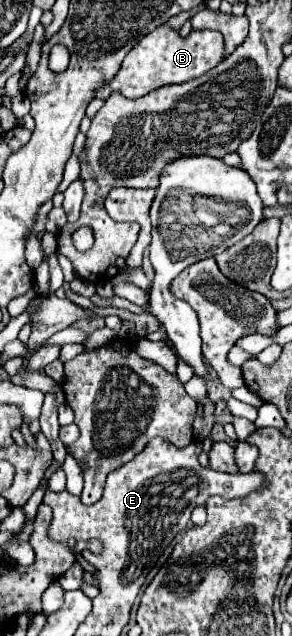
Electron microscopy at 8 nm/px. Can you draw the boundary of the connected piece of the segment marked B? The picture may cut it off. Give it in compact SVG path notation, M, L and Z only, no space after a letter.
M162 23L160 27L156 27L154 31L150 31L146 37L138 41L138 45L126 55L114 79L96 89L96 97L104 101L108 93L120 91L128 99L138 99L162 85L184 83L194 77L200 77L202 73L218 65L222 59L224 59L224 37L220 31L210 31L210 29L194 31L192 29L188 37L182 37L178 29L170 27L168 23Z

